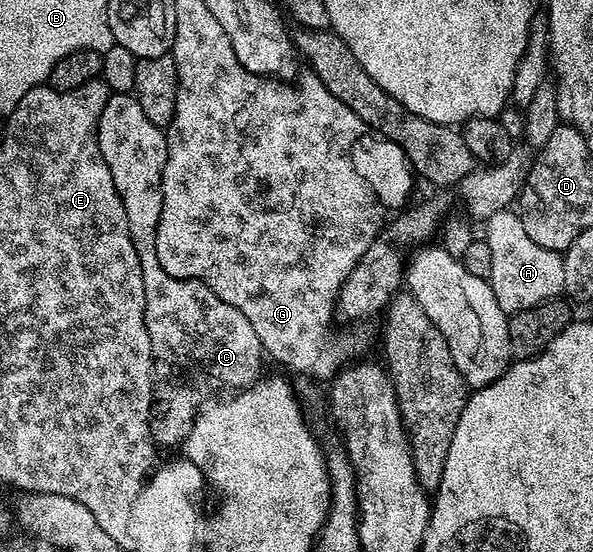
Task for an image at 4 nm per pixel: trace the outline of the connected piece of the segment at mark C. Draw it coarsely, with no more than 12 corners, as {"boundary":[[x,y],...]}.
{"boundary":[[134,94],[101,157],[145,277],[151,436],[182,444],[220,393],[259,382],[249,317],[157,261],[164,128]]}

